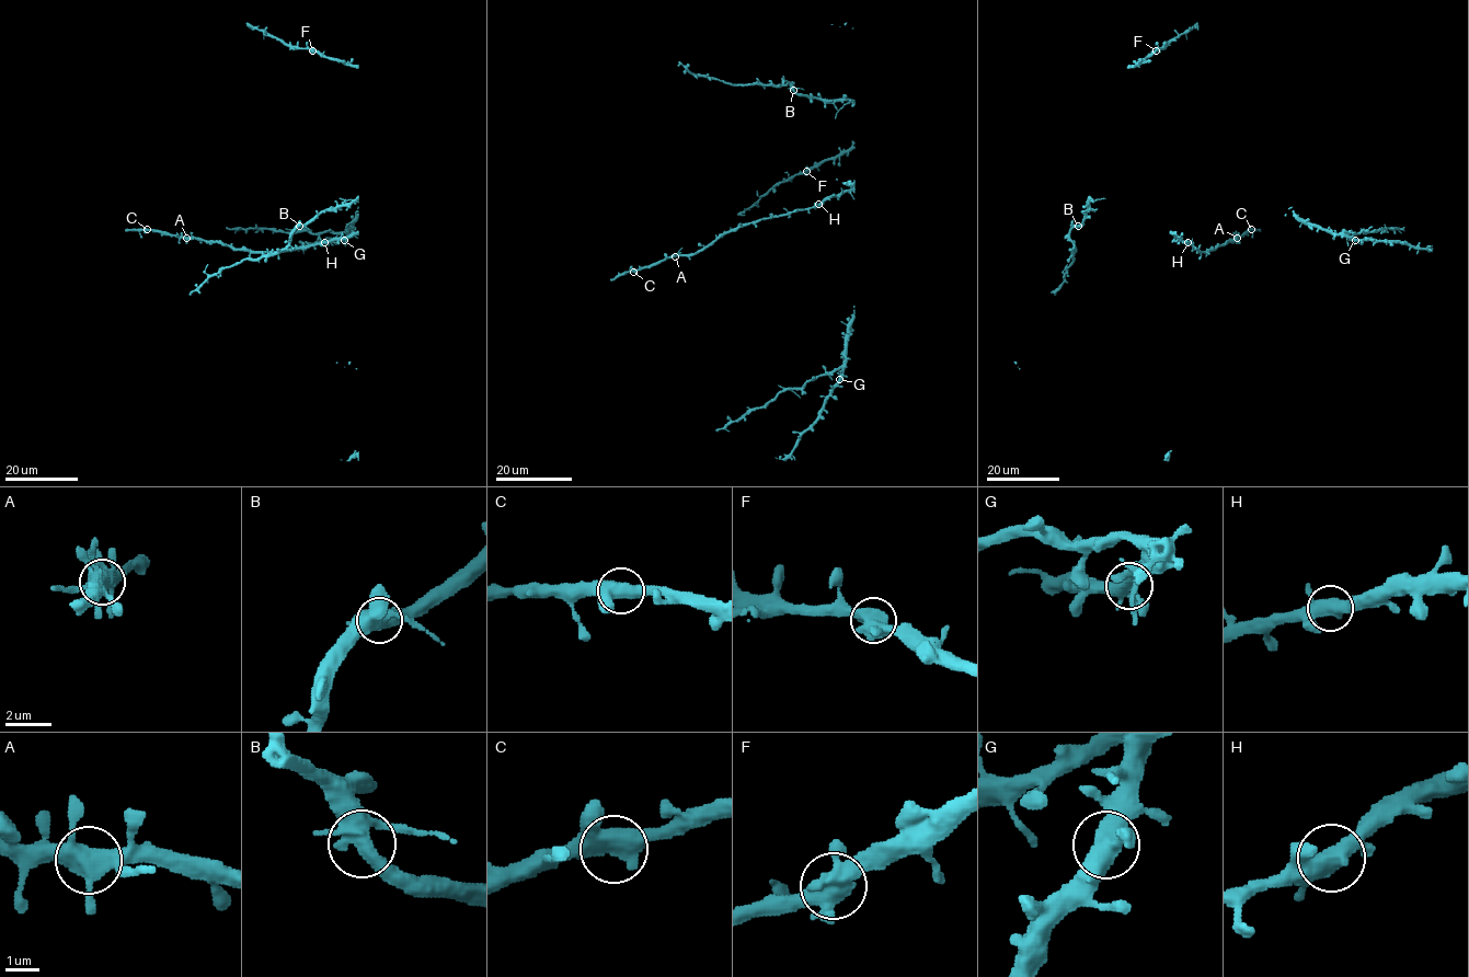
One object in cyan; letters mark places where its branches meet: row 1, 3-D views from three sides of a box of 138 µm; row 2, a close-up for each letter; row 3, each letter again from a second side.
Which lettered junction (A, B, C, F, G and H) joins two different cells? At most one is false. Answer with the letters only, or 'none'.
none

